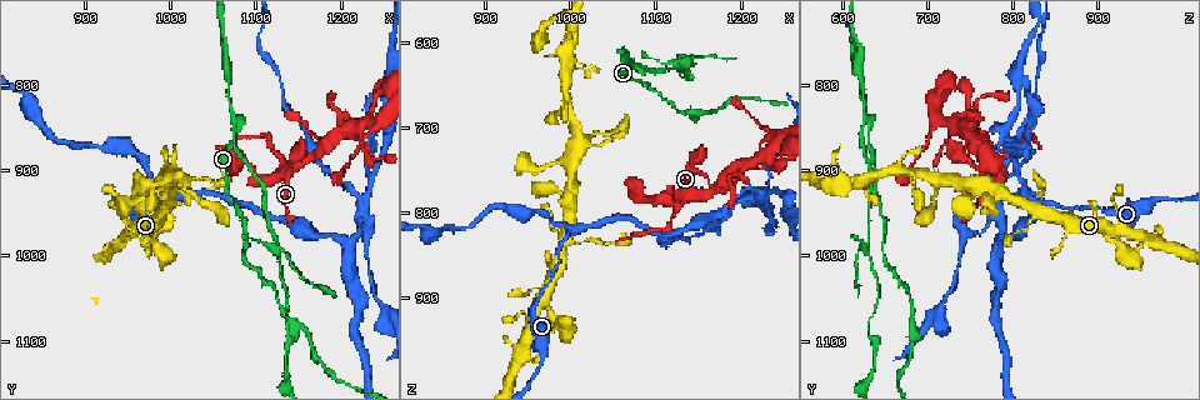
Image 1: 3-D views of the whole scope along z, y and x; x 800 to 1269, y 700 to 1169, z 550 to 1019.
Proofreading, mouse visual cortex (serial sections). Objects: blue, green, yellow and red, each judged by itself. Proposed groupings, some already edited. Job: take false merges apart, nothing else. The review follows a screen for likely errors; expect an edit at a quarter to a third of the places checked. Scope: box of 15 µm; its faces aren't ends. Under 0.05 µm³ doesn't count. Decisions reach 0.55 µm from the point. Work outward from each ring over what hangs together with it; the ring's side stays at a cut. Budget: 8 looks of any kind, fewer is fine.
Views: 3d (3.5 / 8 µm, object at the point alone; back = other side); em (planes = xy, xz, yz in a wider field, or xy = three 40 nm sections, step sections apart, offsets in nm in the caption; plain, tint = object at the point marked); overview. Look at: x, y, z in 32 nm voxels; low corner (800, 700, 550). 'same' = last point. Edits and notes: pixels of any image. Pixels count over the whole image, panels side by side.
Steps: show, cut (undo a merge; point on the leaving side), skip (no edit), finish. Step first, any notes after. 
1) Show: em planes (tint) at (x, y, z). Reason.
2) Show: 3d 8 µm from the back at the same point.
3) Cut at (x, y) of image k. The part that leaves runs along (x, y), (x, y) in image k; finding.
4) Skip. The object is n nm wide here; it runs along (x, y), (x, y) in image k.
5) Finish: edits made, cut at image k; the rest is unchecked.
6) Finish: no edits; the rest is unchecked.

Show: 3d 3.5 µm from the back at (995, 935, 825). Branch point.

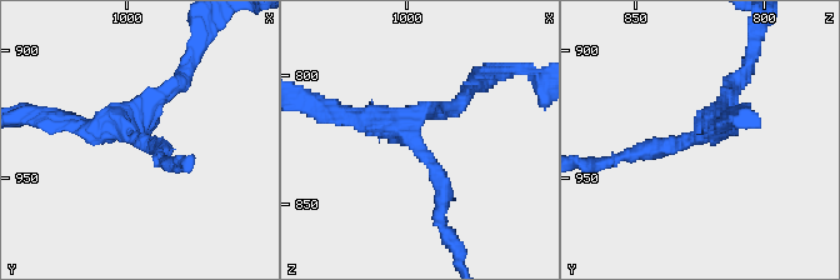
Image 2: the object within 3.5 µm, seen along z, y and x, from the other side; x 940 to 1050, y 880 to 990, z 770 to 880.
Show: em xy step 1 (tint) at (998, 934, 825). 3 arms meet here; the arms are 200, 200, 250 nm wide.

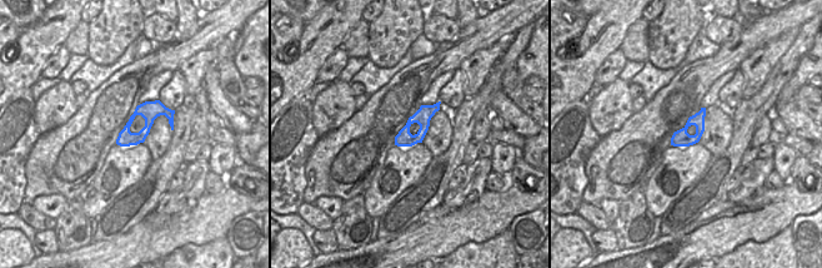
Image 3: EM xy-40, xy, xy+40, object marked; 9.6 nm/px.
Skip. It runs along (170, 113), (156, 112), (138, 138), (120, 142) in image 3; all the same cell.

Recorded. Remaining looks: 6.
Show: 3d 3.5 µm at (1125, 880, 800). Calibre changes.

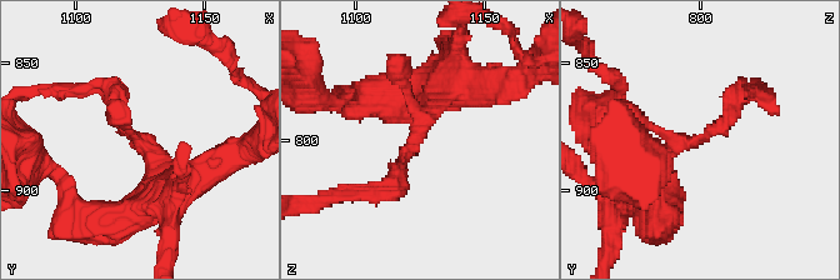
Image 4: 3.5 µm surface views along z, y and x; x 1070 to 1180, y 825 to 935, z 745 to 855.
Show: em xy step 3 (tint) at (1124, 880, 801).

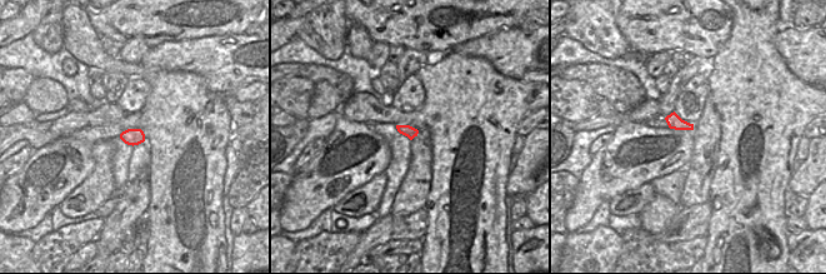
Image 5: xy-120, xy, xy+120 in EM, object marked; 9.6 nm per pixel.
Skip. It runs along (653, 188), (675, 145), (718, 130), (753, 88) in image 4; one cell here.

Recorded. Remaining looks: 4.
Show: 3d 8 µm at (1075, 840, 625). Arms run side by side.

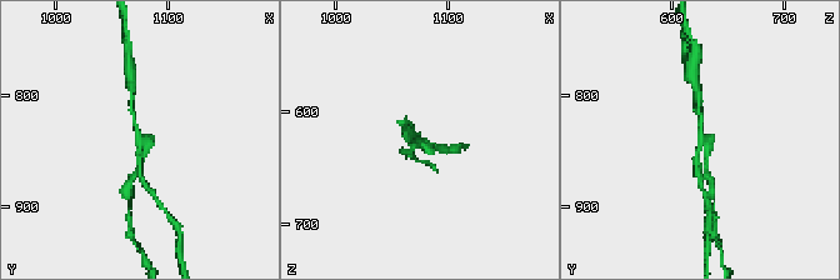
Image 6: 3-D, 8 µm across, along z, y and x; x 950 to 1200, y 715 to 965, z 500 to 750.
Show: em xy step 1 (tint) at (1080, 842, 630). 3 arms meet here; the arms are 150, 150, 200 nm wide; now the EM.

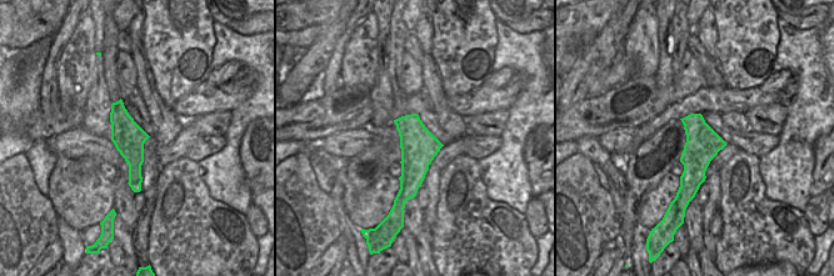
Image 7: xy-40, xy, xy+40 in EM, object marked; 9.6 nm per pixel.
Cut at (698, 166) of image 6. The part that leaves runs along (700, 143), (698, 176), (704, 191) in image 6; two cells meet here.

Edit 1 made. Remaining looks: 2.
Finish: edits made, cut at image 6; the rest is unchecked.

